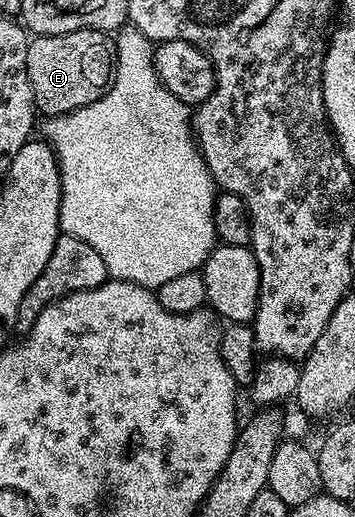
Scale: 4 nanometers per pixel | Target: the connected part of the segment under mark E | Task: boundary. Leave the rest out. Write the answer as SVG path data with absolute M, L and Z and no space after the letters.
M78 30L68 34L44 34L30 39L27 71L40 115L68 114L93 104L111 87L115 76L115 39L105 30Z

